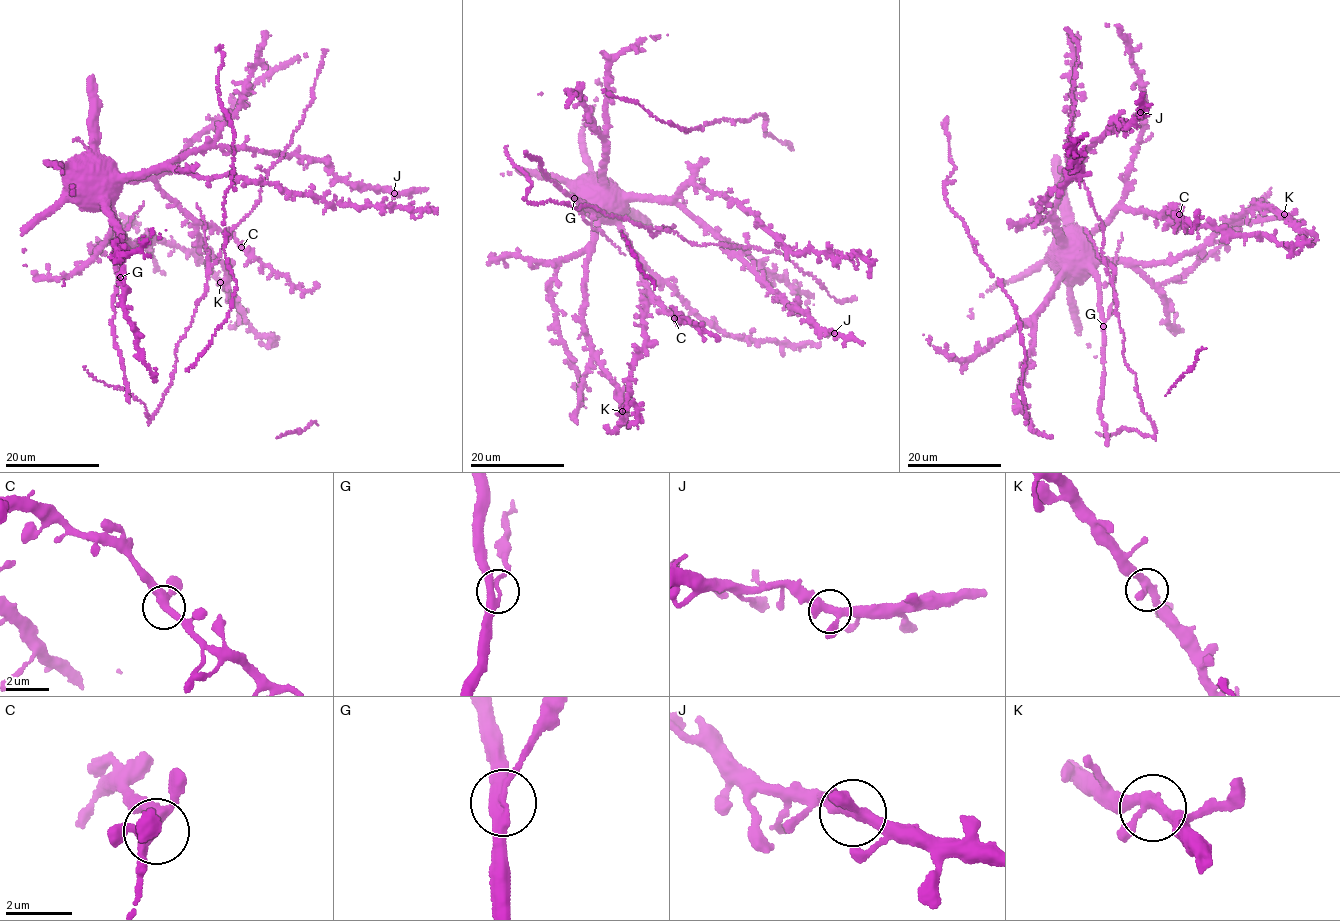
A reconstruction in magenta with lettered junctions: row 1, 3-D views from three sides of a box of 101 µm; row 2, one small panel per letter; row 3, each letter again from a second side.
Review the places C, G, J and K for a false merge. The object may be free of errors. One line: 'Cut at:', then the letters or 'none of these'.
Cut at: G

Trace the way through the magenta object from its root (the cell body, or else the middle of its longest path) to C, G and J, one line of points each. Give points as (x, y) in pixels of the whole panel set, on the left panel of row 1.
C: (80, 176), (77, 179), (83, 184), (104, 187), (122, 179), (153, 180), (197, 221), (227, 231), (241, 247)
G: (80, 176), (77, 179), (107, 186), (116, 227), (115, 265), (119, 277)
J: (80, 176), (77, 179), (125, 177), (217, 147), (324, 160), (338, 177), (354, 185), (387, 187), (394, 193)

